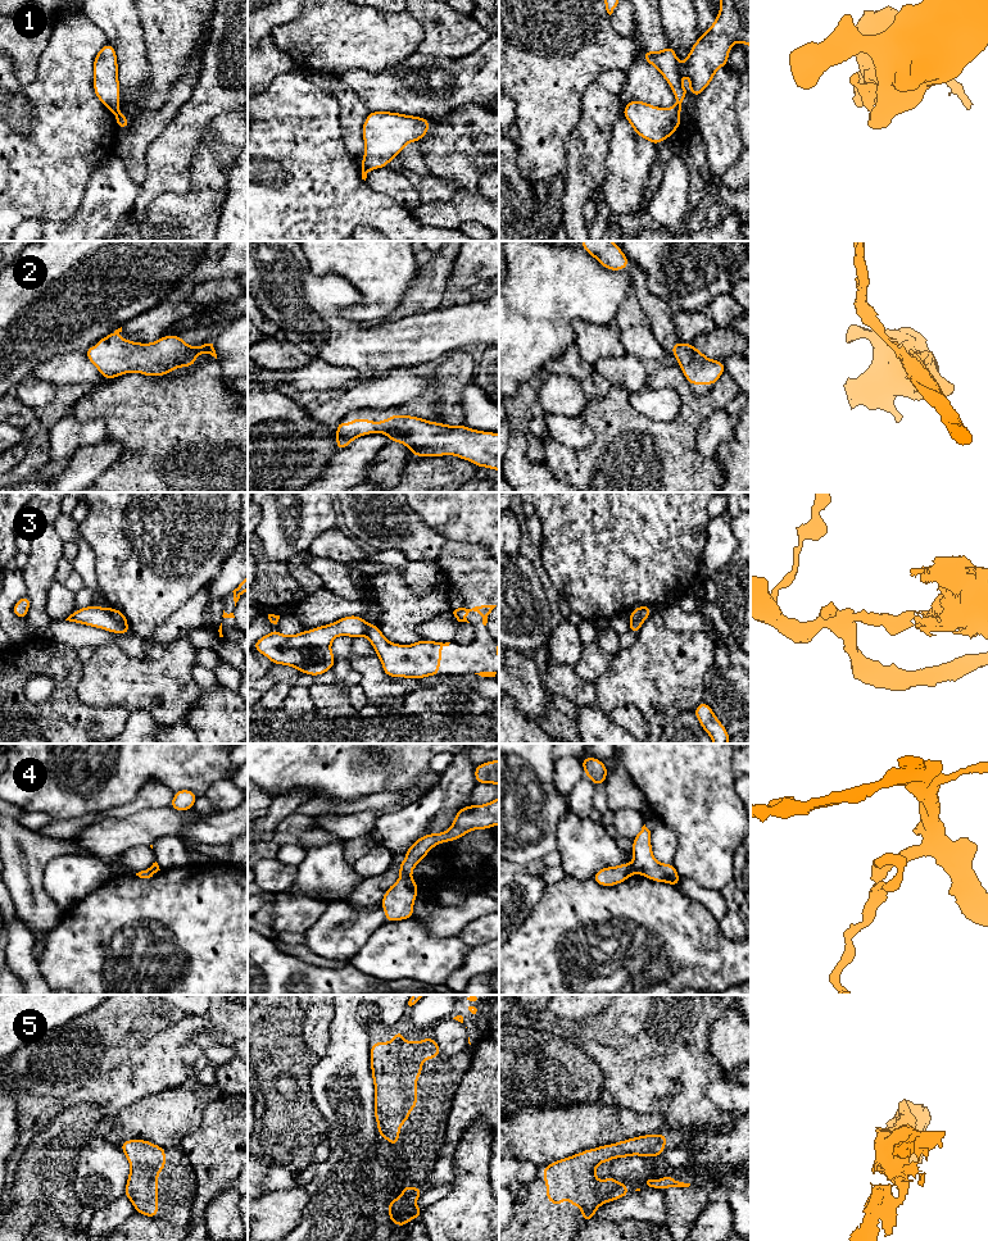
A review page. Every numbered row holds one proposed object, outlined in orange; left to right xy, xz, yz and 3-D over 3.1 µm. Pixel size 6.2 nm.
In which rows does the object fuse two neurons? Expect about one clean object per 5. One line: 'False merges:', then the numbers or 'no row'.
False merges: 1, 3, 4

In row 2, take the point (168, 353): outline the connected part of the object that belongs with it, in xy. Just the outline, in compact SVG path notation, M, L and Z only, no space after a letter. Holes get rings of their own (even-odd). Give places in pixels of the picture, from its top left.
M122 327L85 350L90 363L106 379L131 372L160 377L180 367L192 367L198 354L210 354L217 359L213 344L194 347L175 335L140 344L119 337L119 332Z

